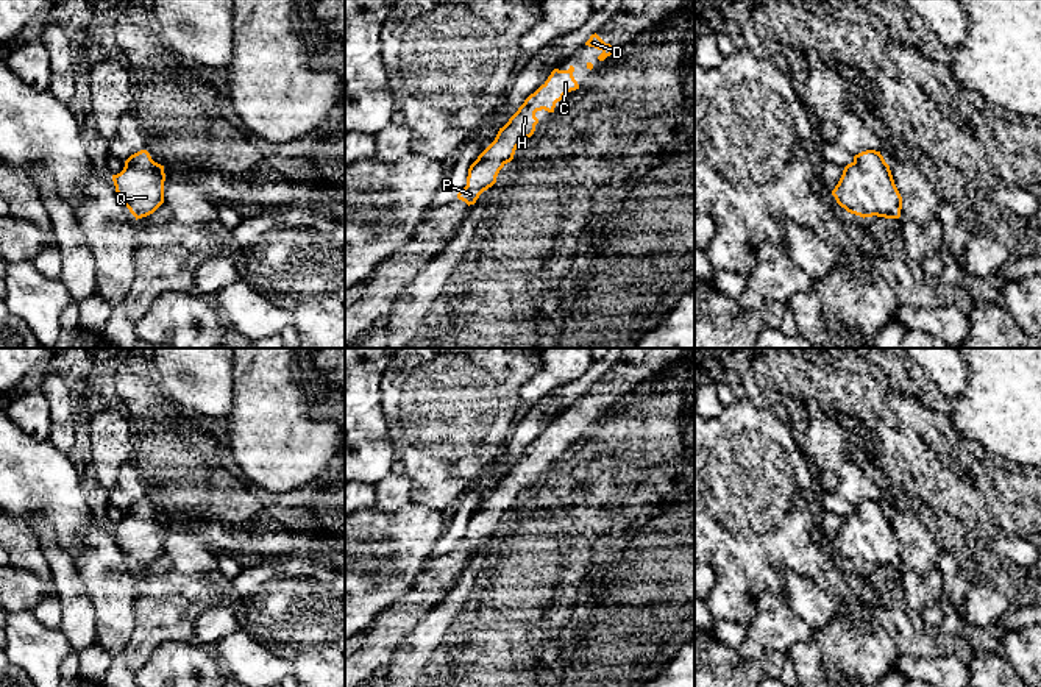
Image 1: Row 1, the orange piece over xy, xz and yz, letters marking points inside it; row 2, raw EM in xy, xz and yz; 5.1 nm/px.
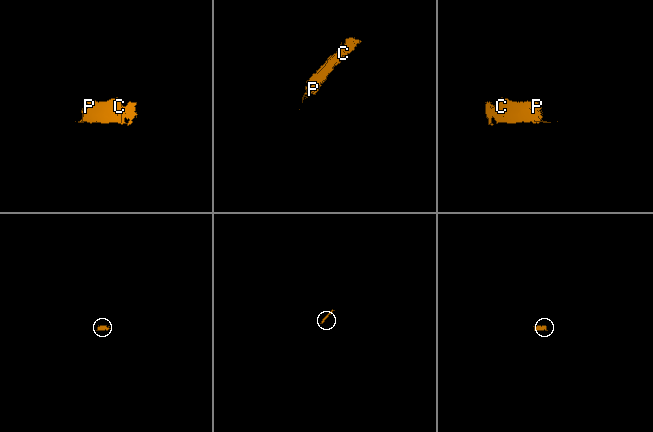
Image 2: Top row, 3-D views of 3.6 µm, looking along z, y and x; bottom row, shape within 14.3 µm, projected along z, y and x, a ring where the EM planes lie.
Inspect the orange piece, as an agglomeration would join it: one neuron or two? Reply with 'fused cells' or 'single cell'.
single cell

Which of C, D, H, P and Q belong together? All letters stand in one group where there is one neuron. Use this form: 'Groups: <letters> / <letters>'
Groups: C D H P Q

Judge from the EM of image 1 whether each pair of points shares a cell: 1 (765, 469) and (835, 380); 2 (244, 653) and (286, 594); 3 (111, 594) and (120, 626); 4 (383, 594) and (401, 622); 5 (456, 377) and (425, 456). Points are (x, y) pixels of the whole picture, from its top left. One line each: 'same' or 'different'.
1: different
2: different
3: same
4: different
5: same

